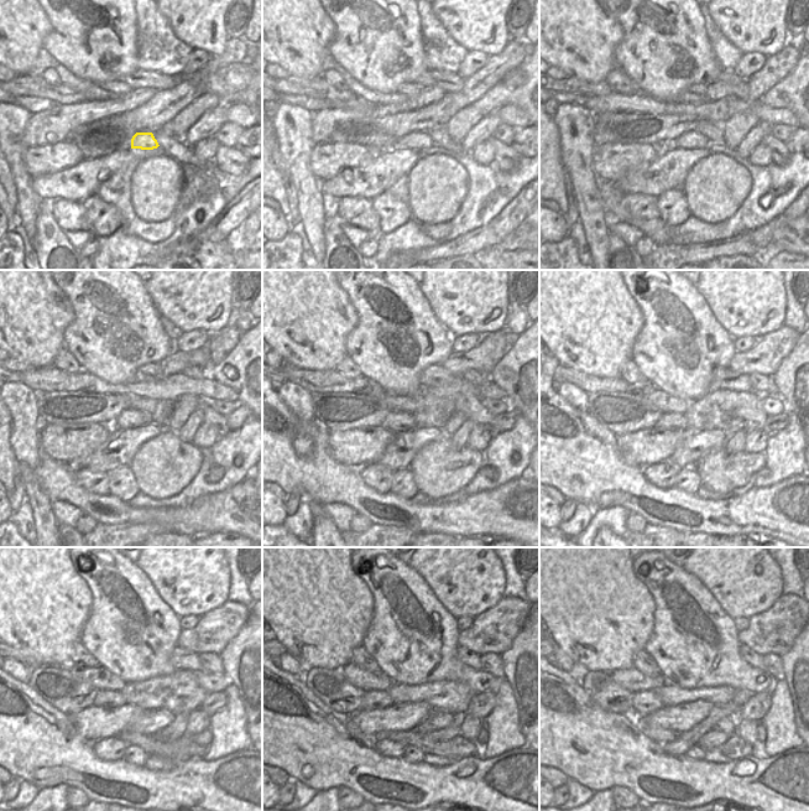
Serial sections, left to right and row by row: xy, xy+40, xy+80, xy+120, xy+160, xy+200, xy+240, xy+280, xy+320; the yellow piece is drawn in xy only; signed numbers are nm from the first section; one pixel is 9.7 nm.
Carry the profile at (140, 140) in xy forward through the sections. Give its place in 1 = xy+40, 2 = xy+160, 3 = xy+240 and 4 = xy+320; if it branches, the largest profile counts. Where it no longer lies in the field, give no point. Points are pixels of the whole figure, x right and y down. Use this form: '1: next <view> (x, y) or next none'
1: next xy+40 (416, 140)
2: next xy+160 (397, 421)
3: next xy+240 (109, 698)
4: next xy+320 (646, 702)

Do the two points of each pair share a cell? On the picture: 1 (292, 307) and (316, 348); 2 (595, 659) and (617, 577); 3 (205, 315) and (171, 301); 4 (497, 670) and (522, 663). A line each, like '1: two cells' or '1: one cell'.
1: one cell
2: one cell
3: one cell
4: two cells

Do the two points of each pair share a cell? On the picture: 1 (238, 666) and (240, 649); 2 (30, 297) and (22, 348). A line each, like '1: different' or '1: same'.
1: same
2: same

